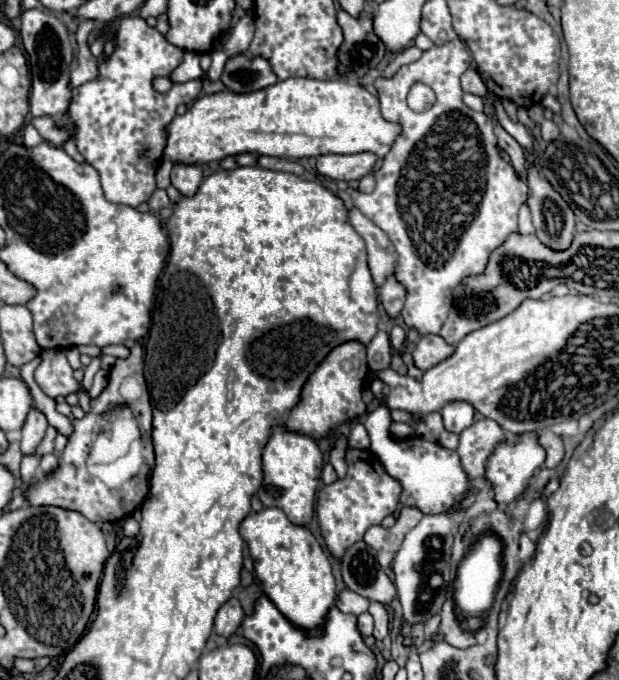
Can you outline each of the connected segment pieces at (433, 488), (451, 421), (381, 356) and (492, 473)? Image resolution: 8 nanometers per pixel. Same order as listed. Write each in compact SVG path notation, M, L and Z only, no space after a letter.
M377 406L363 418L363 424L371 438L371 450L377 454L389 476L401 482L403 506L417 506L423 514L439 514L459 504L461 496L467 490L467 476L459 464L459 456L455 450L447 450L441 444L423 440L421 436L411 436L405 440L395 440L385 430L385 406Z
M455 400L455 402L449 402L445 404L445 408L441 410L441 416L443 416L443 422L445 422L445 428L449 432L463 432L465 428L469 428L473 424L473 416L475 416L475 408L471 404L465 404L461 400Z
M379 330L375 338L367 344L367 362L371 370L383 370L389 366L391 360L391 342L387 332Z
M535 432L523 434L519 442L499 444L487 462L487 480L495 488L495 500L511 504L543 460L545 450L537 444Z

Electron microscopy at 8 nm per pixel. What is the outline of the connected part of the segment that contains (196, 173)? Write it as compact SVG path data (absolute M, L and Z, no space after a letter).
M175 164L171 172L171 184L183 194L193 196L203 180L203 170L199 164Z

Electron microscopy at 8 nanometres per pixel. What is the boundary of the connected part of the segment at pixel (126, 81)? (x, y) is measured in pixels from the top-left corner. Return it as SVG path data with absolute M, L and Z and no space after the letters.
M139 14L125 16L119 24L115 50L111 56L99 60L99 72L97 78L81 84L79 88L73 88L73 100L69 104L69 118L73 122L73 140L77 144L79 154L89 162L101 176L103 194L113 204L125 204L125 206L139 206L141 202L147 202L153 194L155 186L155 172L163 160L165 140L167 140L167 126L175 118L175 108L179 104L193 104L195 98L201 92L201 80L189 80L189 82L173 82L171 90L161 94L151 84L157 76L169 78L171 72L183 62L183 50L169 44L163 34L157 32L157 28L151 28Z

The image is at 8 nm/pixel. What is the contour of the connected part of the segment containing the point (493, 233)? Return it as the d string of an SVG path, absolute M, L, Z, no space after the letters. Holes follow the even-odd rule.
M455 38L447 44L433 46L423 52L423 56L407 66L401 66L393 78L377 78L375 86L379 92L381 114L385 120L401 126L393 148L383 158L383 166L375 172L377 186L371 194L351 192L353 206L359 208L371 222L375 222L393 242L397 252L395 278L407 290L405 306L401 318L407 328L423 334L437 334L447 320L451 306L451 292L461 282L461 278L483 272L489 252L495 250L507 234L517 230L517 212L523 202L527 202L527 184L517 176L513 166L503 160L497 150L497 138L493 134L493 124L485 112L473 112L463 102L463 90L459 84L461 74L471 66L471 54L467 46ZM415 82L423 82L437 94L437 104L427 112L413 112L407 106L407 92Z

